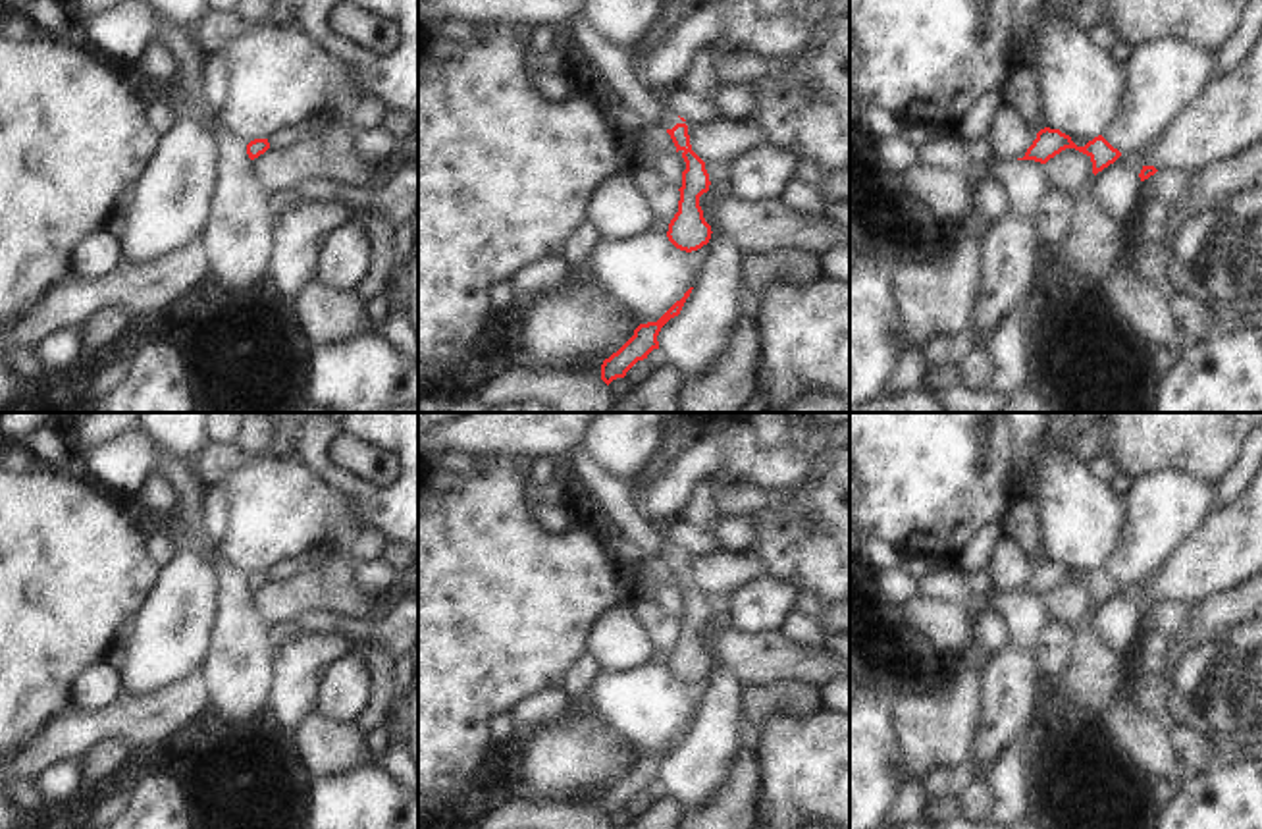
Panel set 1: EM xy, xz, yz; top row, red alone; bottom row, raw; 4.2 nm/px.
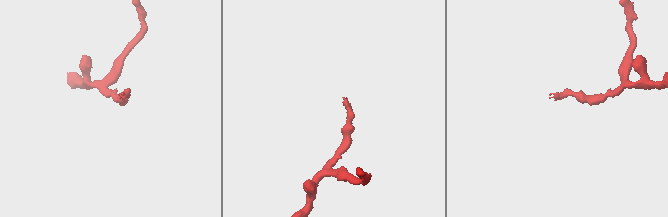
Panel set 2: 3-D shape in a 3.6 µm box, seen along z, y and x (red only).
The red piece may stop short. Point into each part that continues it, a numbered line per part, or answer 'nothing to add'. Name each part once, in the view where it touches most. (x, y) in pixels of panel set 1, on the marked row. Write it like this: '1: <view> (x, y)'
nothing to add

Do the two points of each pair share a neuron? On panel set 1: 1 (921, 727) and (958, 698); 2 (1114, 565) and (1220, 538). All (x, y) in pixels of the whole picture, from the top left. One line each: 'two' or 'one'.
1: one
2: two

